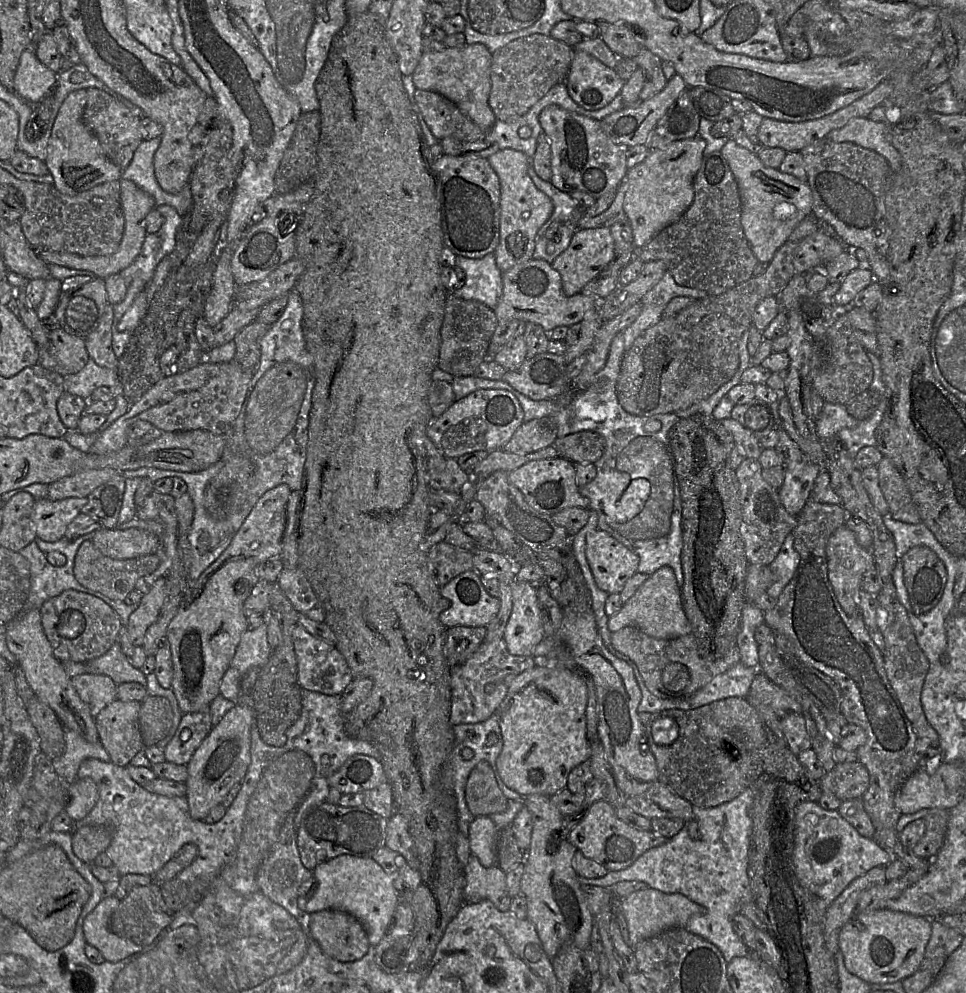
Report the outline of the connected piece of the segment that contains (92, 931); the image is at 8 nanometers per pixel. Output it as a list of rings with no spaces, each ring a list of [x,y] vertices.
[[[114,895],[103,898],[87,915],[83,924],[86,942],[97,948],[109,962],[119,962],[138,953],[143,947],[115,935],[108,929],[108,921],[120,901]]]

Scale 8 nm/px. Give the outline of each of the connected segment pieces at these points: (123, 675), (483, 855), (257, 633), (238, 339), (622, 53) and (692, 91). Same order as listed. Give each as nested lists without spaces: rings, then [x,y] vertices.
[[[118,641],[105,654],[85,663],[87,673],[107,675],[118,685],[123,682],[147,685],[146,675],[130,663]]]
[[[488,816],[475,817],[469,825],[469,843],[473,855],[481,865],[491,867],[496,864],[496,842],[499,829]]]
[[[263,623],[242,634],[230,666],[238,669],[243,676],[252,667],[265,666],[272,652],[268,642],[267,627]]]
[[[258,321],[251,322],[235,338],[236,353],[234,361],[237,362],[245,372],[253,372],[259,368],[261,341],[271,326]]]
[[[596,22],[600,37],[618,57],[635,57],[643,47],[636,29],[624,24]]]
[[[704,87],[688,88],[690,99],[700,118],[716,123],[735,114],[732,99],[724,93]]]

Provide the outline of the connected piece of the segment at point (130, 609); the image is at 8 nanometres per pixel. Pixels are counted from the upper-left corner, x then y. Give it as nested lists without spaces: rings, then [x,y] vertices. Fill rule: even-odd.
[[[93,532],[88,534],[84,534],[79,536],[74,540],[68,540],[64,537],[59,539],[58,541],[54,542],[47,542],[38,537],[36,537],[32,542],[30,542],[27,546],[20,549],[18,552],[25,557],[29,564],[30,564],[30,592],[28,598],[25,602],[25,609],[24,611],[31,610],[31,609],[40,609],[42,604],[48,600],[49,598],[55,597],[62,593],[64,590],[74,589],[83,593],[87,593],[93,595],[108,605],[110,605],[113,610],[119,615],[121,625],[127,626],[128,619],[131,613],[133,613],[139,606],[139,604],[131,604],[128,605],[123,601],[115,601],[107,596],[101,594],[100,592],[91,590],[82,586],[75,578],[73,567],[74,567],[74,559],[77,553],[79,546],[84,541],[91,541],[93,537]],[[51,551],[58,551],[62,553],[66,557],[66,562],[62,566],[53,566],[51,565],[46,559],[46,553]]]

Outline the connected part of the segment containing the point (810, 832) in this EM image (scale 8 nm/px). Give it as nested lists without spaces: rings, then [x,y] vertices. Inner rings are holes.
[[[800,802],[795,809],[792,864],[799,883],[831,904],[856,878],[871,869],[886,867],[895,857],[874,839],[861,836],[837,810],[823,809],[817,802]]]

